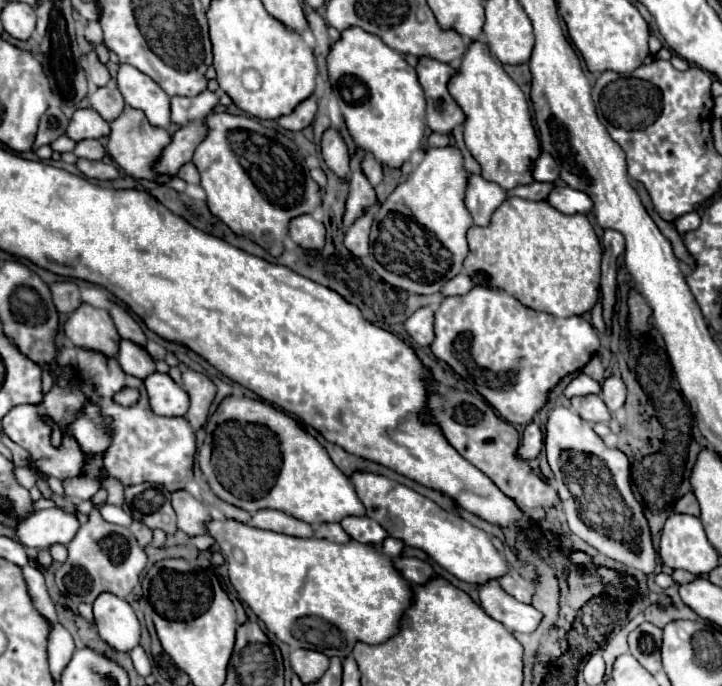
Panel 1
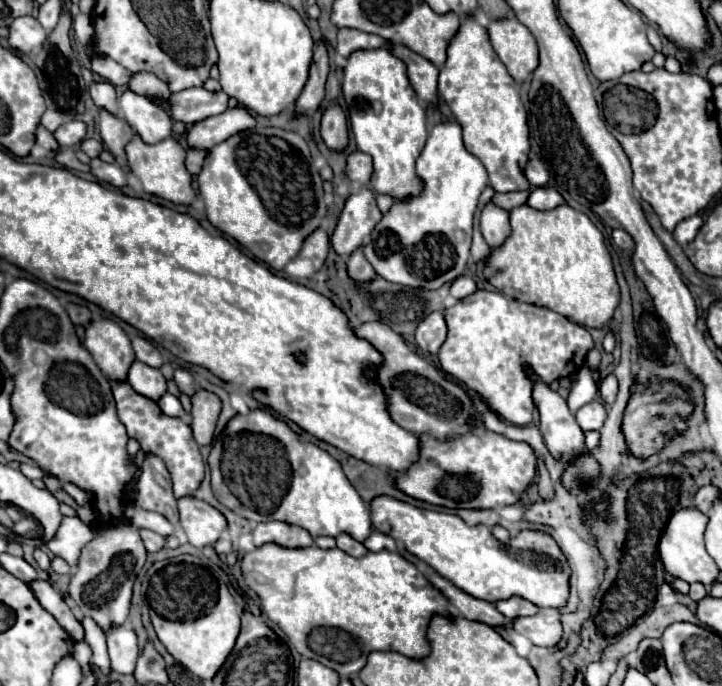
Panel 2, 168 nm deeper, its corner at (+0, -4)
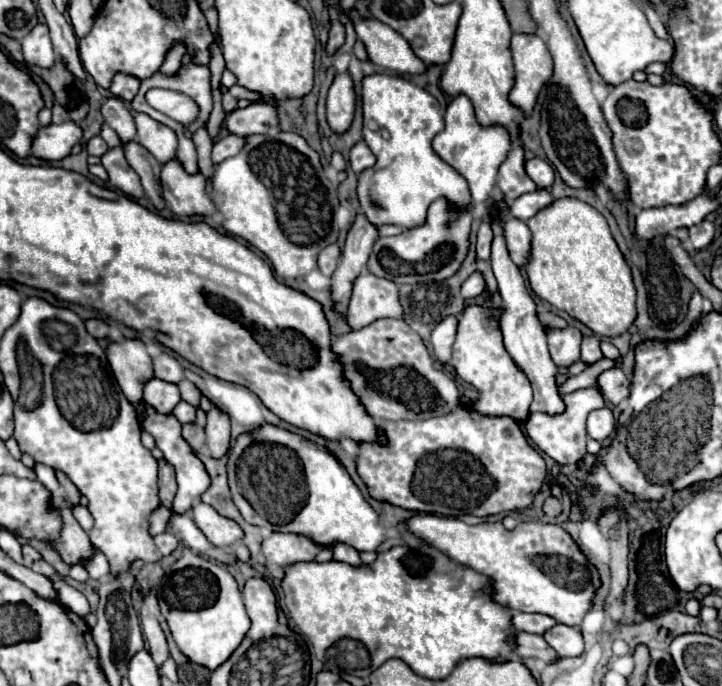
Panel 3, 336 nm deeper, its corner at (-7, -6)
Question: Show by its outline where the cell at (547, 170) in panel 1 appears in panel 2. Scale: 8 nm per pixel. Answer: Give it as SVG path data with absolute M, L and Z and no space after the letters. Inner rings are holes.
M531 158L525 166L525 176L529 180L529 184L535 188L535 186L545 186L547 180L549 180L549 172L545 168L545 164L539 160L539 158Z

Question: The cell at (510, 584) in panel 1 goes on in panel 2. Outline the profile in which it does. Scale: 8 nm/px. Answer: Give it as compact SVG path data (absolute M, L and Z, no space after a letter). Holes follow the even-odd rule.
M509 598L509 600L501 600L495 604L497 610L507 616L507 618L519 618L519 616L535 616L539 612L539 608L523 598Z

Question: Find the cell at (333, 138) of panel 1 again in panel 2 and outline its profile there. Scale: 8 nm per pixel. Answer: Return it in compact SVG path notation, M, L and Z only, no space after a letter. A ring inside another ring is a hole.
M335 102L329 104L321 118L321 136L331 150L343 150L347 146L345 126L347 126L347 118L341 106Z

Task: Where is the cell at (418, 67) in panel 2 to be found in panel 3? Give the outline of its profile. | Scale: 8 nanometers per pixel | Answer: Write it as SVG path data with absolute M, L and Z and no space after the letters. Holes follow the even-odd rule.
M350 12L358 38L366 44L368 56L380 68L396 72L396 74L410 74L418 76L426 72L426 64L412 52L410 44L386 24L378 20L362 20L356 12Z

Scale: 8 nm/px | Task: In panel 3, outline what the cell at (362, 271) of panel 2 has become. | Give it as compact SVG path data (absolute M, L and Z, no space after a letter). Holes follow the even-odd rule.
M362 272L352 284L352 298L348 304L348 322L352 330L364 328L380 318L400 318L402 306L398 302L398 288L394 282Z

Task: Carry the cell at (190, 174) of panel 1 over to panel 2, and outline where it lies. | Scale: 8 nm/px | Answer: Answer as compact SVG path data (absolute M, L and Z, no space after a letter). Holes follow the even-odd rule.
M189 150L189 152L187 152L185 164L187 164L187 170L189 170L193 176L199 174L199 170L201 170L201 166L203 166L203 160L205 160L205 154L207 154L207 150Z

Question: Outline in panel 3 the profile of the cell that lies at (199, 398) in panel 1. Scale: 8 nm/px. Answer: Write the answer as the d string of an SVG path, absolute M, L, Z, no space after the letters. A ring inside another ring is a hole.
M212 406L206 416L206 446L212 458L222 458L230 448L230 418L216 406Z

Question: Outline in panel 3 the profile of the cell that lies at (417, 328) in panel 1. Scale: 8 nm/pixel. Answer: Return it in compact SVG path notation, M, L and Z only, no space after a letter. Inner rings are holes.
M446 316L446 318L432 330L432 336L430 336L432 350L434 350L434 356L436 356L442 364L448 364L448 362L450 362L452 344L454 344L454 338L456 338L456 326L458 326L458 320L456 320L454 316Z

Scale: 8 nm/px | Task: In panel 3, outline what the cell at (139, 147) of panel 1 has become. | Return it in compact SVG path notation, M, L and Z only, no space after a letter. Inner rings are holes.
M168 160L160 172L162 196L166 206L176 216L210 216L216 212L210 196L206 194L206 180L202 172L188 174L180 160Z

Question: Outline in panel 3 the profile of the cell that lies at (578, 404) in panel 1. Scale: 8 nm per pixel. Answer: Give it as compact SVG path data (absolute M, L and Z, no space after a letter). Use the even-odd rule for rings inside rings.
M610 408L592 410L588 414L588 436L594 440L606 440L616 426L616 420L610 412Z

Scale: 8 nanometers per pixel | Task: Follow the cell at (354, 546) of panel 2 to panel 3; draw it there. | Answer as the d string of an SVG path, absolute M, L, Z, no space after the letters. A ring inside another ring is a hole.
M334 544L332 546L334 550L334 560L340 560L340 562L346 562L346 564L352 564L352 566L360 566L362 560L360 560L360 552L348 544Z

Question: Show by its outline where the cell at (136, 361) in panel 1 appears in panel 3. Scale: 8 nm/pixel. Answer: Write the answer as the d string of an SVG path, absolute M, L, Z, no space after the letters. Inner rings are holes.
M150 378L144 384L144 402L152 404L158 412L172 412L172 408L180 402L178 386L160 378Z

